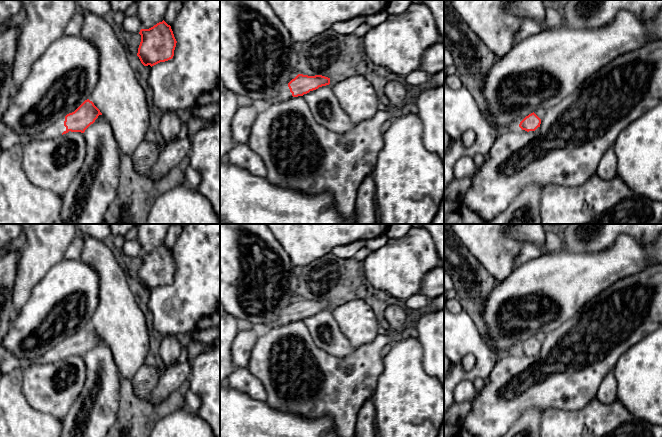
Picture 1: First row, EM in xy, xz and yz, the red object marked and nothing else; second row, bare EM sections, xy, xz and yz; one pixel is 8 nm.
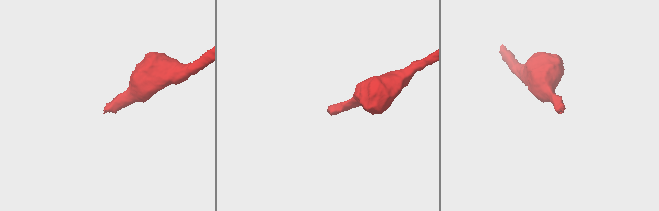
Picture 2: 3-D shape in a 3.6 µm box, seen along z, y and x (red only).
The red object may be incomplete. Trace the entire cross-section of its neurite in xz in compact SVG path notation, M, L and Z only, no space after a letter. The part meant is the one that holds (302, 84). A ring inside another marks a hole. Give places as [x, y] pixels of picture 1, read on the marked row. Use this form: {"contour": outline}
{"contour": "M298 74L289 83L284 84L279 89L279 94L274 98L268 99L266 101L253 101L247 96L238 95L237 104L238 107L253 105L258 112L262 112L267 105L271 105L292 97L303 96L310 91L329 84L330 78L322 75L308 76Z"}

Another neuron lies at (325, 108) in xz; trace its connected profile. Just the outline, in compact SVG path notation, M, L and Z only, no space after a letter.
M331 85L319 87L302 97L315 121L321 126L339 134L346 134L354 129L355 124L340 106Z

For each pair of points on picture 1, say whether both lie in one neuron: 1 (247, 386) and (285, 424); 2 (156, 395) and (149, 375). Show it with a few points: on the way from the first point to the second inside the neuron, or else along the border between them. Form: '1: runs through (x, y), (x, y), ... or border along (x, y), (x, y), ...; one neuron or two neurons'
1: border along (239, 391), (252, 398), (265, 401); two neurons
2: border along (160, 376), (155, 386), (149, 392); two neurons

